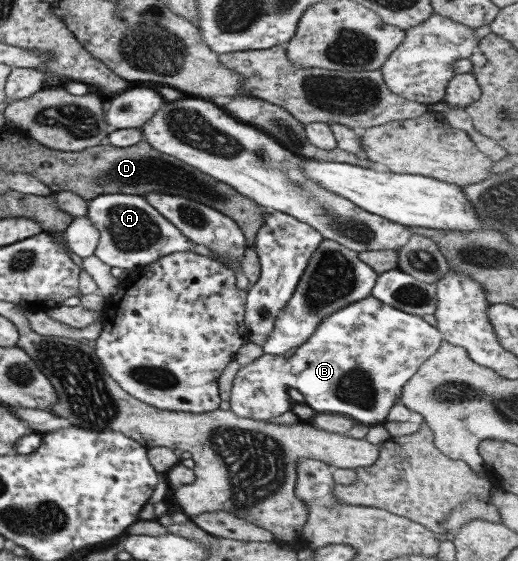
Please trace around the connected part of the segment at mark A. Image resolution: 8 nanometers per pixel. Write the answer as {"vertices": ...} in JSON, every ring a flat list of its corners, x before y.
{"vertices":[[123,193,100,194,87,200,86,216,92,223,92,227,98,231,98,243,93,253,94,257,110,267,141,268,151,264,159,257,183,251,208,255,222,262,232,271,236,271,241,264,241,261,222,259,202,245,193,245,192,241,188,241,188,237,184,237,180,230,176,229,175,225,164,219,151,205,148,205,143,196]]}

